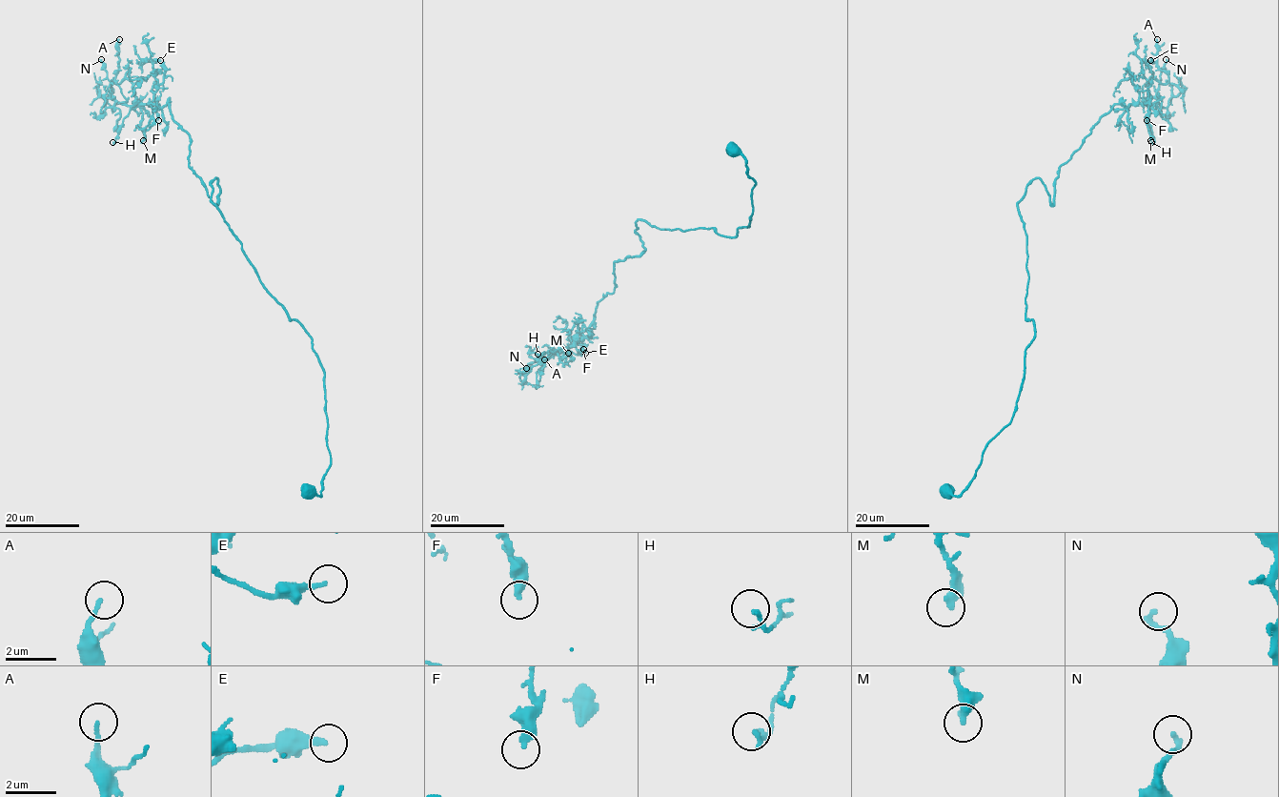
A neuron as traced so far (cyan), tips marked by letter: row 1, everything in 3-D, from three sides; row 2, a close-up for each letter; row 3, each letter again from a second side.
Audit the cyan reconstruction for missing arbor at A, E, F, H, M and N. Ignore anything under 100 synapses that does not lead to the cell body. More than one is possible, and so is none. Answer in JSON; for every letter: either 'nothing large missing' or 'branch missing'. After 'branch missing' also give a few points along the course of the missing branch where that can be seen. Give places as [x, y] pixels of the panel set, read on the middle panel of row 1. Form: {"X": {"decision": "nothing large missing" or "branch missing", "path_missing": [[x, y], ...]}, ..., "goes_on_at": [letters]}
{"A": {"decision": "nothing large missing"}, "E": {"decision": "nothing large missing"}, "F": {"decision": "nothing large missing"}, "H": {"decision": "nothing large missing"}, "M": {"decision": "nothing large missing"}, "N": {"decision": "nothing large missing"}, "goes_on_at": []}

